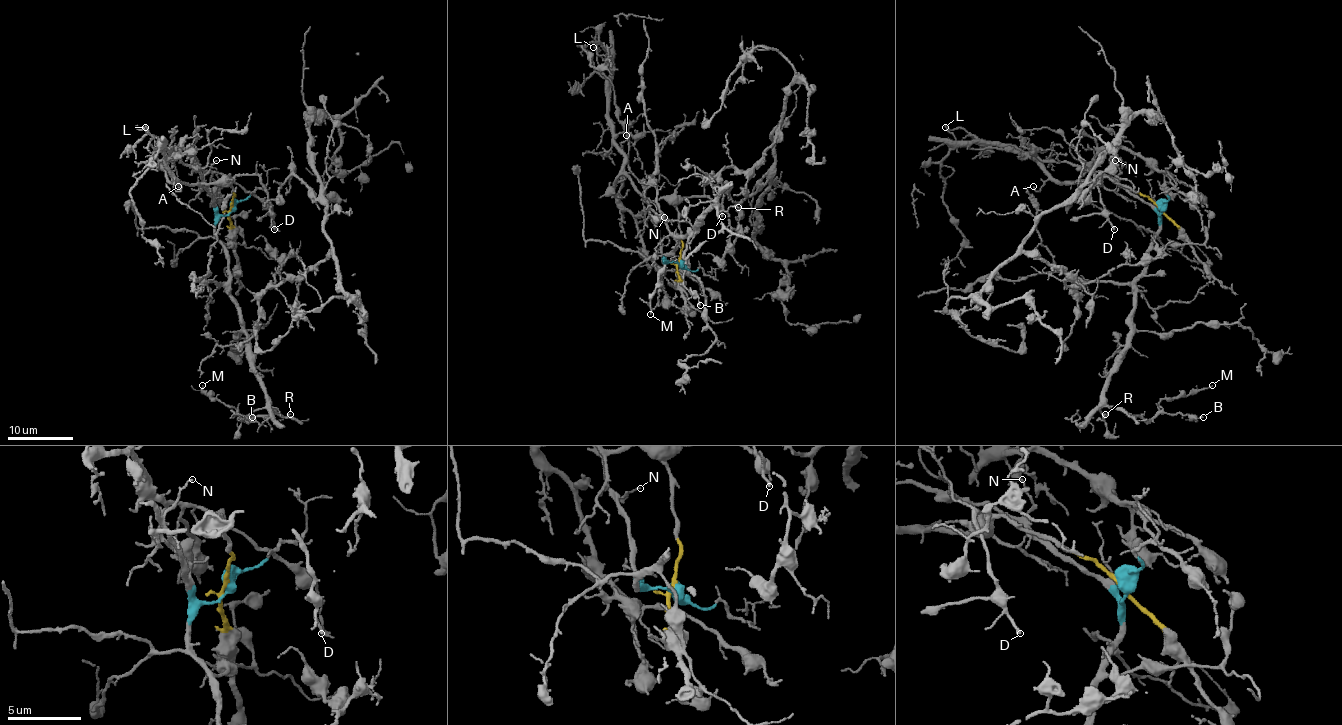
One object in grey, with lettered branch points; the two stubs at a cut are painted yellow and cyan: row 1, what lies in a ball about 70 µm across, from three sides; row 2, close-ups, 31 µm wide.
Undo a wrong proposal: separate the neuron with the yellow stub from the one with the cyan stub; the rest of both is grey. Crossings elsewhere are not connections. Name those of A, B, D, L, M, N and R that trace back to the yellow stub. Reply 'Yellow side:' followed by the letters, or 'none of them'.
Yellow side: A, D, L

